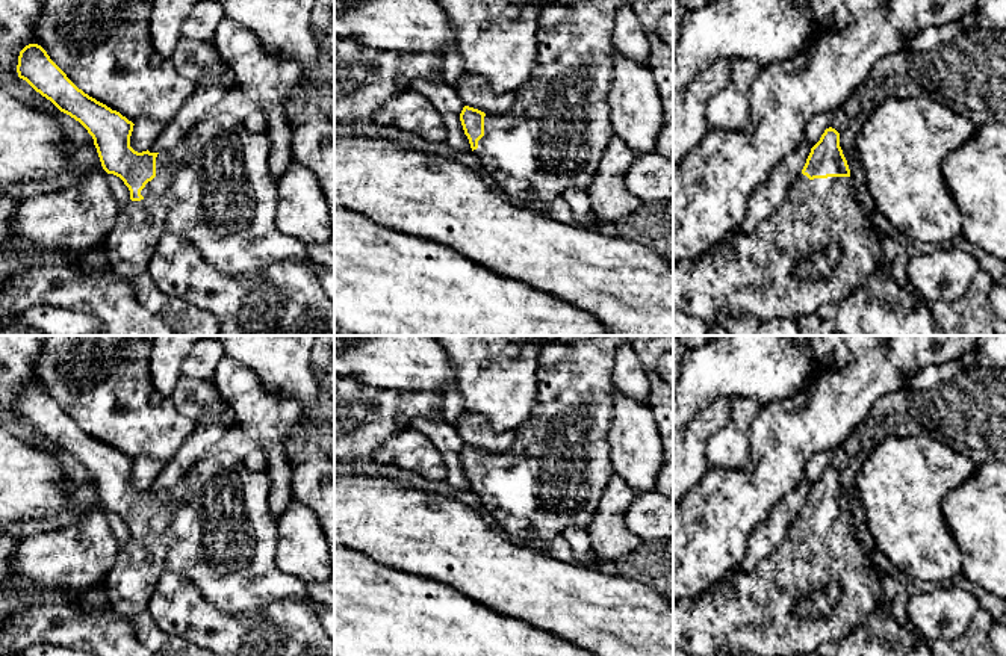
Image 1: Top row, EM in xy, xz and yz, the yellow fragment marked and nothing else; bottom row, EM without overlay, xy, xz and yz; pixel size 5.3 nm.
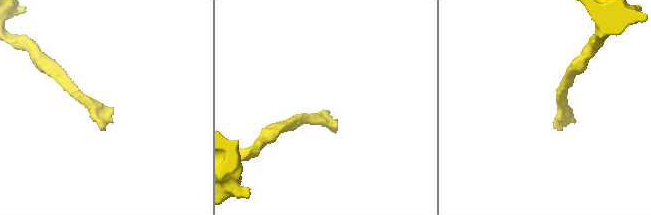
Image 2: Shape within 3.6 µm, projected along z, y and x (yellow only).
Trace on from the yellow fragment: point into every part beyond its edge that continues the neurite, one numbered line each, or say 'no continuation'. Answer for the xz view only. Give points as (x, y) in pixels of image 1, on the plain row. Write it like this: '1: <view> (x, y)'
1: xz (552, 476)

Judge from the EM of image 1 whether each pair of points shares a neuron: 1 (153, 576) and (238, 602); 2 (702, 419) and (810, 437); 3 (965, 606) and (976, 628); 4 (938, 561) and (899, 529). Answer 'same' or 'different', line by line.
1: same
2: different
3: different
4: same

